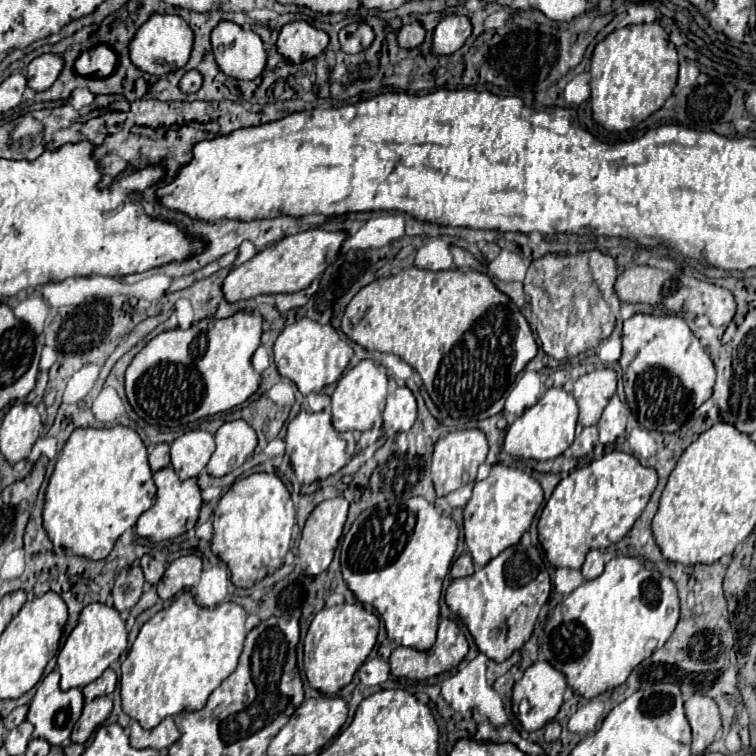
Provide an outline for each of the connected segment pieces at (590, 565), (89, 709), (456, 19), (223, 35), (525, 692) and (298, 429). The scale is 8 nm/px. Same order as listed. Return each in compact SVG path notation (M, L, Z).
M592 550L586 556L586 562L582 566L582 576L586 580L594 580L604 572L604 554L600 550Z
M102 696L102 698L88 702L82 710L78 724L72 730L70 740L84 744L92 736L92 732L104 724L104 720L110 716L110 712L112 712L112 700L108 696Z
M446 16L440 20L440 24L434 28L434 36L432 36L432 50L436 54L452 54L456 52L466 38L472 34L472 24L466 16Z
M234 22L216 24L212 50L222 72L238 80L254 80L266 66L266 50L260 36Z
M546 660L534 662L534 664L524 672L524 676L514 684L512 704L514 704L514 710L518 708L519 704L517 718L520 724L522 724L522 728L528 730L528 732L534 732L534 730L544 728L550 720L554 720L554 716L558 714L558 710L560 710L560 706L562 706L564 690L566 690L566 678L564 678L562 672L558 672L556 668L552 668Z
M330 410L300 412L286 428L286 454L290 456L294 474L302 486L310 486L316 480L326 480L344 468L350 460L348 444L356 446L354 434L340 434L332 428Z

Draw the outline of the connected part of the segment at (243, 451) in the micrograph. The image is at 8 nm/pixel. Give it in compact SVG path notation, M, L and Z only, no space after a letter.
M232 420L218 428L216 450L208 462L208 474L222 478L240 468L256 448L256 432L244 420Z

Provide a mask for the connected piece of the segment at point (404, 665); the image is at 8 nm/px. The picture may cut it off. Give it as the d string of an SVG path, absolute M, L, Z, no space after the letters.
M443 619L440 622L440 628L438 628L436 644L428 652L418 652L414 648L398 646L390 656L390 672L393 676L398 676L398 678L404 676L404 678L410 678L410 680L426 680L426 678L432 678L432 676L438 676L442 672L448 672L448 670L456 668L464 660L466 654L468 654L466 636L462 634L462 630L458 628L456 622Z

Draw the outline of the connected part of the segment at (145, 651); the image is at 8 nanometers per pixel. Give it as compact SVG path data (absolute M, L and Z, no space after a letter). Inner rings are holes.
M182 592L170 608L158 612L152 620L148 620L138 638L134 640L126 660L121 664L120 695L122 710L140 722L142 728L150 730L160 724L164 718L174 716L178 712L194 712L202 710L208 696L226 680L238 664L242 644L246 638L246 610L234 602L218 604L216 608L202 608L194 602L190 592Z

